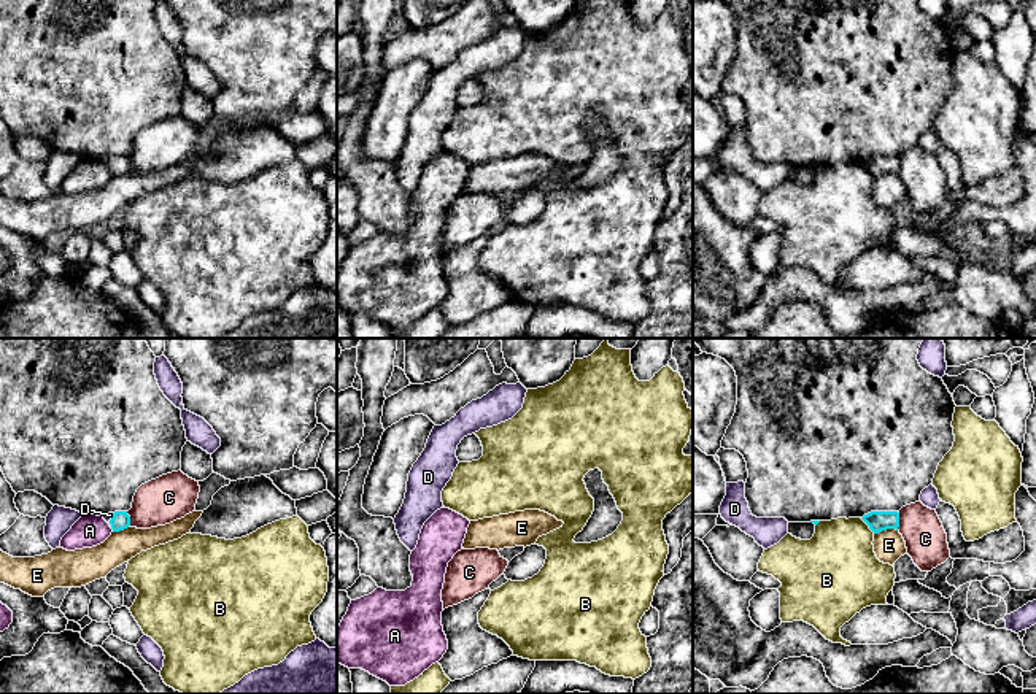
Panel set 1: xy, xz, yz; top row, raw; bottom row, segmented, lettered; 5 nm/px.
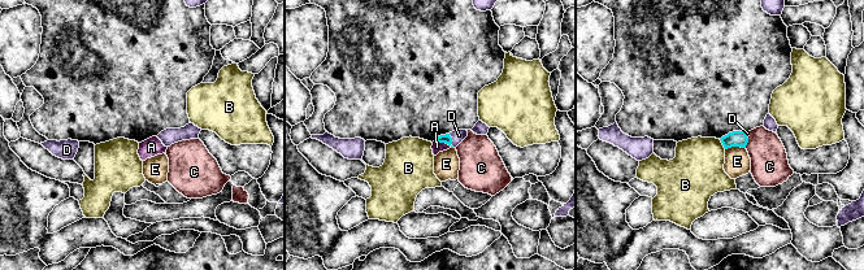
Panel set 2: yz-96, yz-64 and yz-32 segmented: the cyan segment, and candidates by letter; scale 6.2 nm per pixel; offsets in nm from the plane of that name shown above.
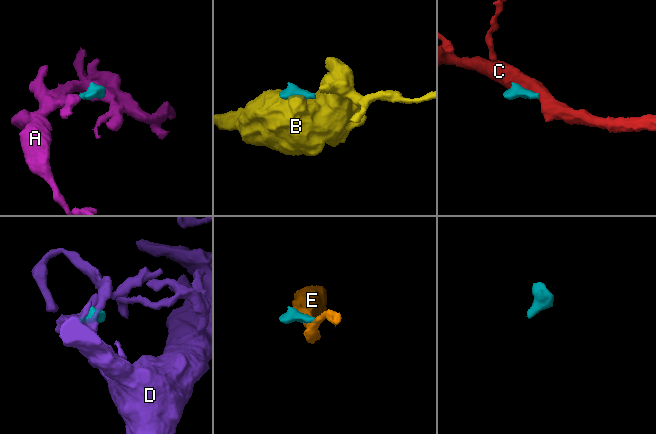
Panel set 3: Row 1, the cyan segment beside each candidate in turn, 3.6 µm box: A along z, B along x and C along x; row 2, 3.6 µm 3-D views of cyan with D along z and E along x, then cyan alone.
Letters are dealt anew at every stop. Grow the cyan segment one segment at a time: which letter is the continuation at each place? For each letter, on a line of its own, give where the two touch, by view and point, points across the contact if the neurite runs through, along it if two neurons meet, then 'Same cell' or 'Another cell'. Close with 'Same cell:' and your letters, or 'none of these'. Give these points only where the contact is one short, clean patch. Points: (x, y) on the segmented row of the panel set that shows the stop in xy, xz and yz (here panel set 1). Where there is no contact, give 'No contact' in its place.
A: Touches cyan at xy (112, 528). Boundary: xy (110, 528), (113, 531). Another cell
B: Touches cyan at yz (868, 524). Another cell
C: Touches cyan at yz (898, 521). Another cell
D: Touches cyan at xy (110, 520). Same cell
E: Touches cyan at yz (885, 529). Boundary: yz (896, 529), (882, 529), (874, 534). Another cell
Same cell: D

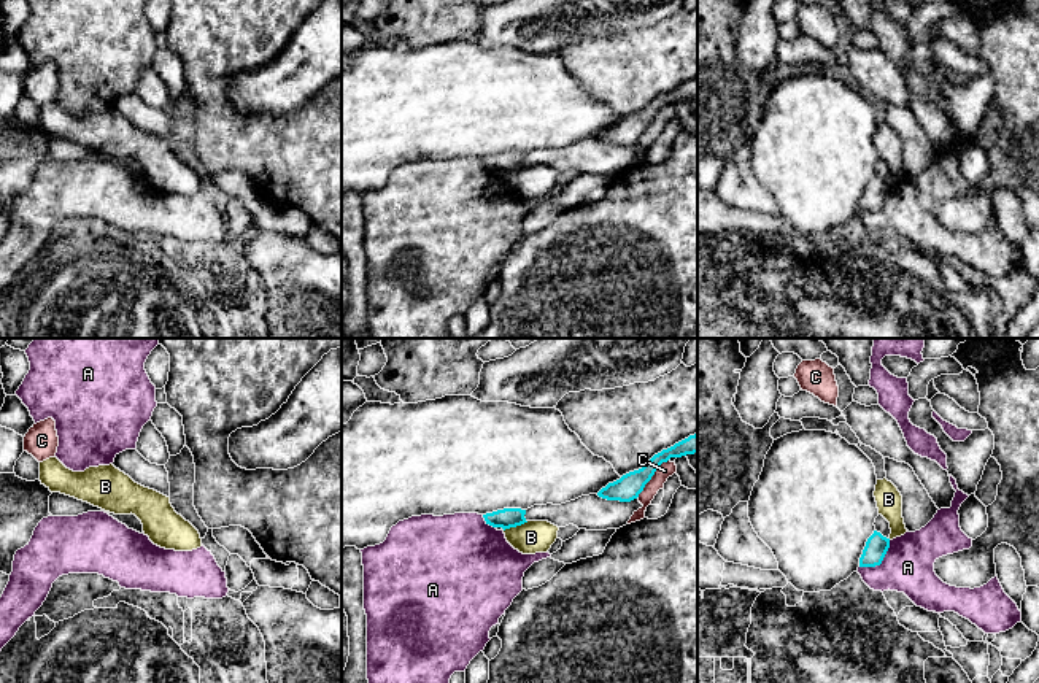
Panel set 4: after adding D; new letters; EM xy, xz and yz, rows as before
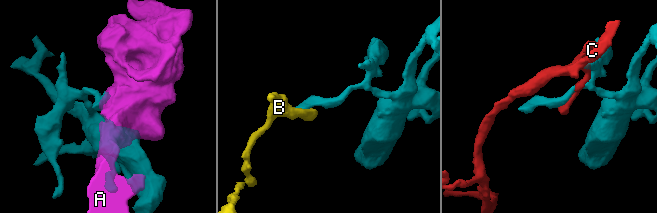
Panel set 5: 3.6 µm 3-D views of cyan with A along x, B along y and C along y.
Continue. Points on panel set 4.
A: Touches cyan at yz (880, 563). Another cell
B: Touches cyan at xz (515, 526). Boundary: xz (528, 521), (504, 531). Another cell
C: Touches cyan at xz (650, 478). Another cell
Same cell: none of these

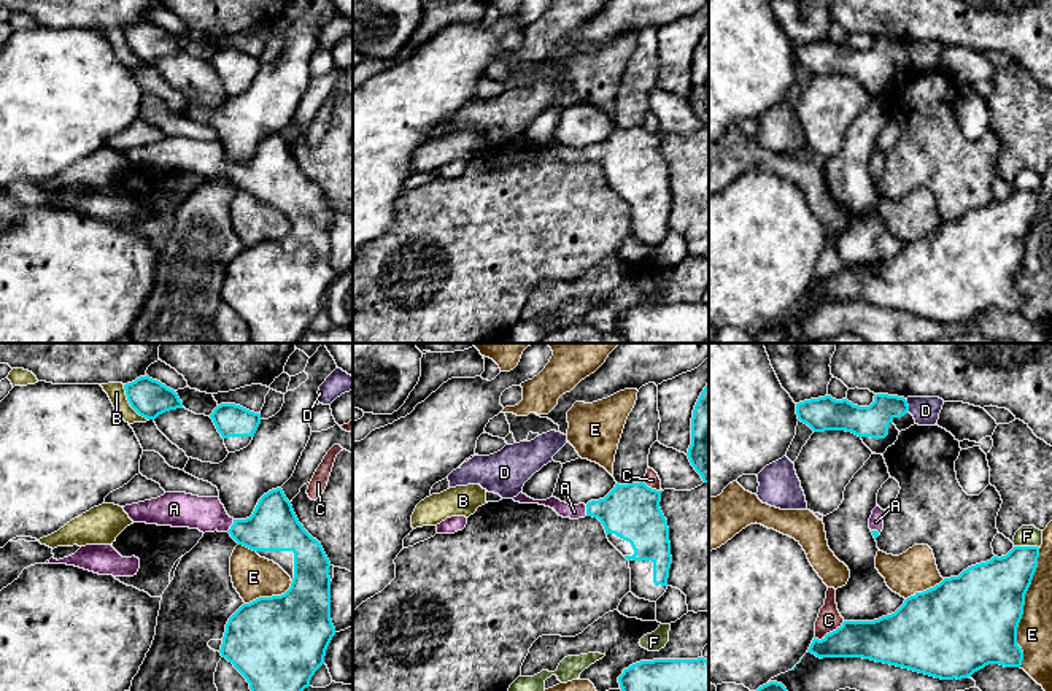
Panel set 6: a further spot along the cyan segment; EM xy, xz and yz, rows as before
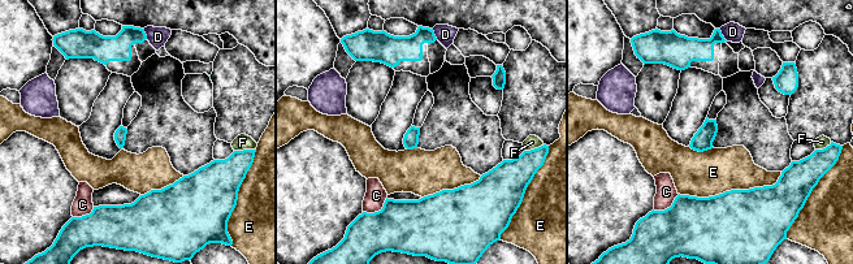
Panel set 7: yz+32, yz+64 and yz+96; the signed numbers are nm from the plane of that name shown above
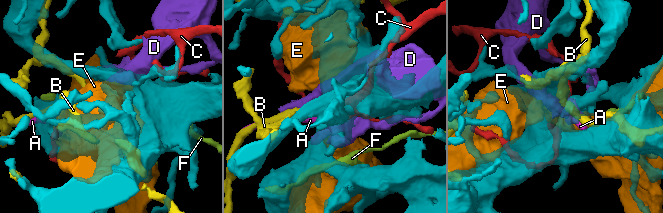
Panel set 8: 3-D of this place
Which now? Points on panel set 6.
A: Touches cyan at xy (231, 526). Path across: xy (274, 526), (231, 526), (207, 513), (185, 510). Same cell
B: Touches cyan at xy (129, 402). Another cell
C: Touches cyan at yz (830, 633). Another cell
D: Touches cyan at yz (908, 405). Another cell
E: Touches cyan at yz (1022, 607). Another cell
F: Touches cyan at yz (1027, 547). Another cell
Same cell: A

